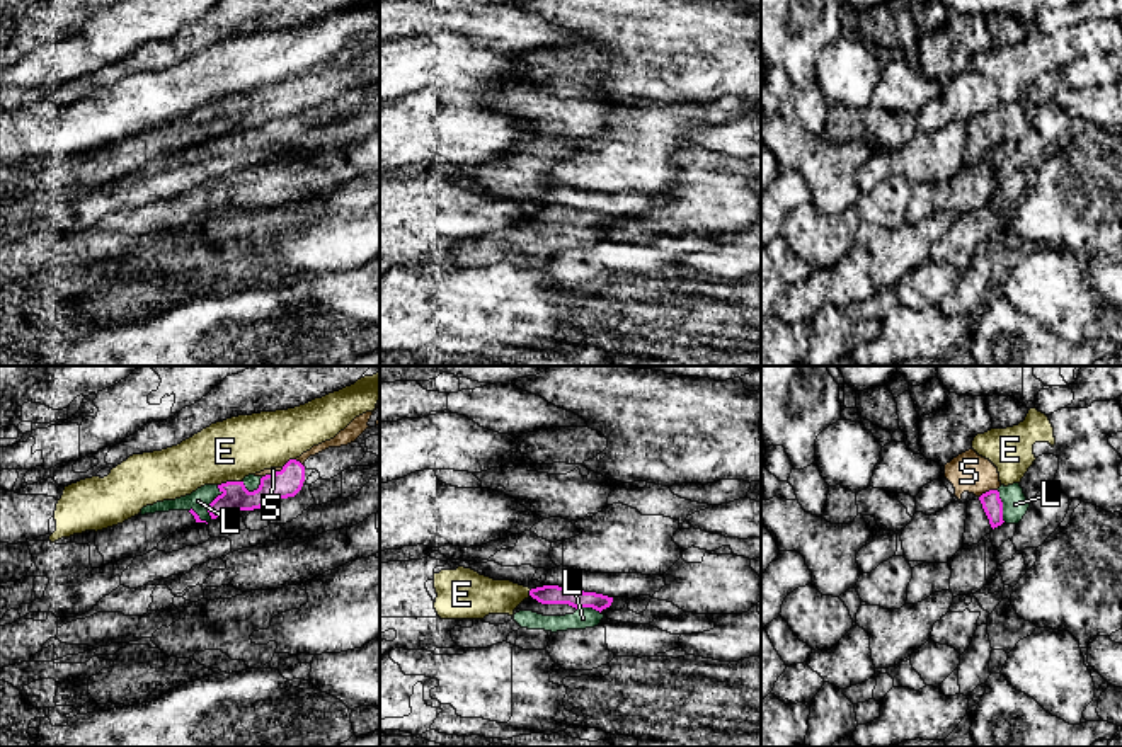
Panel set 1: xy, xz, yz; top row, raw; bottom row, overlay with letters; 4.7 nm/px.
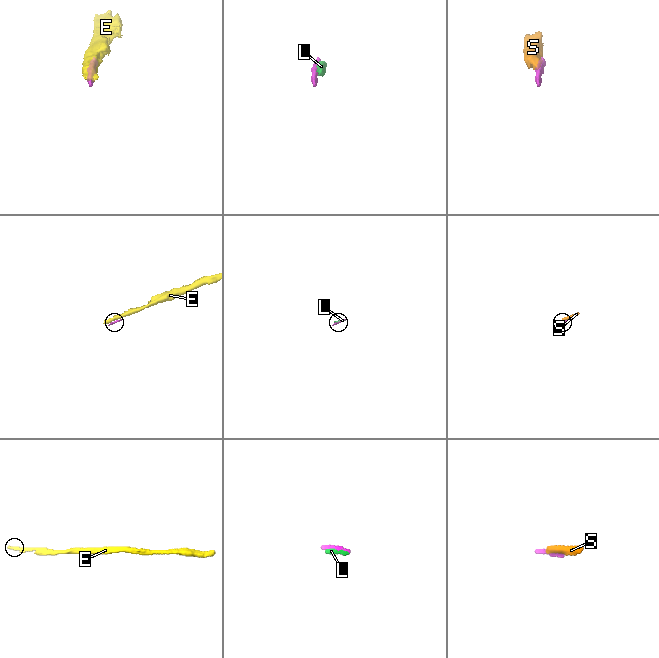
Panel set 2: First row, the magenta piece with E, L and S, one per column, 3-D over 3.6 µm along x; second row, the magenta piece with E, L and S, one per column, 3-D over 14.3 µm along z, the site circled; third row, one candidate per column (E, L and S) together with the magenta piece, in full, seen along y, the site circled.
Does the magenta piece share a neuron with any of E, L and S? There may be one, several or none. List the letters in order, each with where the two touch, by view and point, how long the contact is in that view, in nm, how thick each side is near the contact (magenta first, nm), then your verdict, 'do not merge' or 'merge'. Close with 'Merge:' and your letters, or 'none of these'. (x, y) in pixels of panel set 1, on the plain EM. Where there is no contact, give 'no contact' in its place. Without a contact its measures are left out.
E: meets magenta in xy at (228, 101); contact 110 nm long; 140 nm thick on the magenta side, 280 nm on the other; do not merge
L: meets magenta in xy at (211, 121); contact 170 nm long; 140 nm thick on the magenta side, 100 nm on the other; merge
S: meets magenta in yz at (990, 109); contact 100 nm long; 90 nm thick on the magenta side, 190 nm on the other; do not merge
Merge: L

